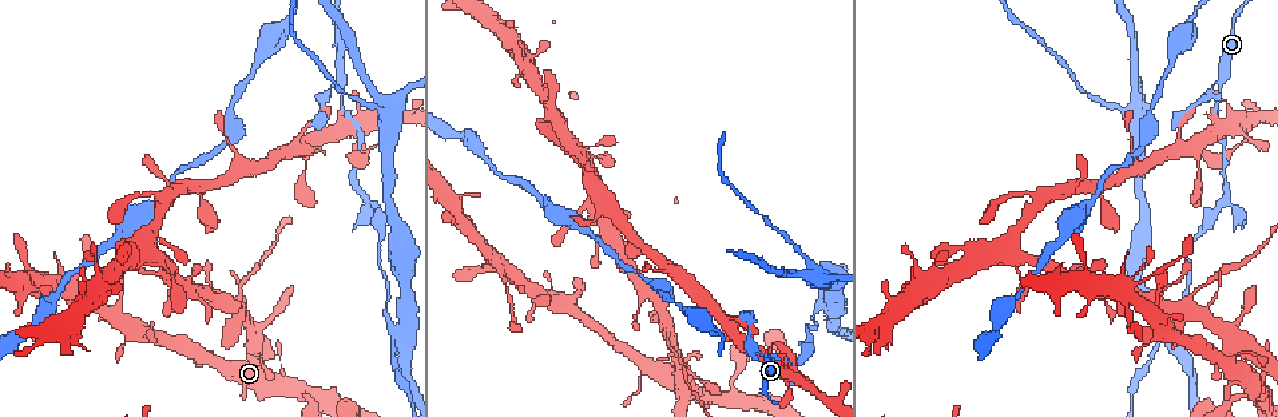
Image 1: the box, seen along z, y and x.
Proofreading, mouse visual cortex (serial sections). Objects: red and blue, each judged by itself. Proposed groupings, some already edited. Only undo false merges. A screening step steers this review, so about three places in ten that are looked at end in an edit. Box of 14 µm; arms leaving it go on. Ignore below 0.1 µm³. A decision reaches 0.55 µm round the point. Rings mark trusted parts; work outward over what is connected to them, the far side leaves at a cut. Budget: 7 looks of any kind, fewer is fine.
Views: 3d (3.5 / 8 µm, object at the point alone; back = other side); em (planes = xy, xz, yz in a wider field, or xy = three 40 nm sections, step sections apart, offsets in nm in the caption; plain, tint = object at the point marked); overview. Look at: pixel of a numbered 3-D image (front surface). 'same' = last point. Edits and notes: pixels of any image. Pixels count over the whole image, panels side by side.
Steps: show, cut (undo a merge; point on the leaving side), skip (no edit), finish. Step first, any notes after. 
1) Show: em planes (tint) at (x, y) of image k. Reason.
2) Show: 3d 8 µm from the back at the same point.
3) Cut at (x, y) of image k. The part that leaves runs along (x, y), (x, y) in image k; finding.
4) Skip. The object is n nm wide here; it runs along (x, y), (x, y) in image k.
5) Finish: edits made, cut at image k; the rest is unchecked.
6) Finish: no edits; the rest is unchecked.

Show: 3d 3.5 µm at (773, 360) of image 1. Narrows sharply.

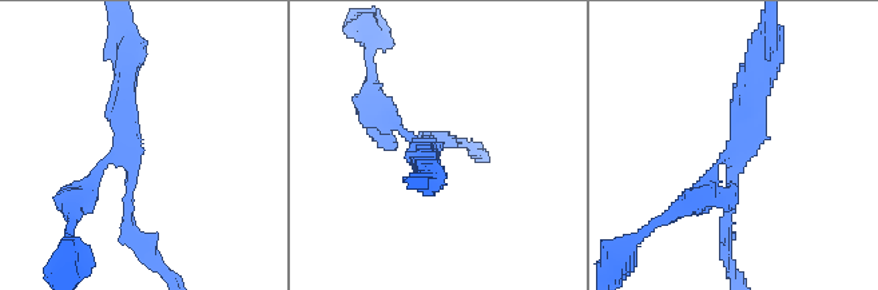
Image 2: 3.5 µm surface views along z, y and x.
Show: em planes (tint) at (128, 151) of image 2. 3 arms meet here; the arms are 100, 250, 300 nm wide.

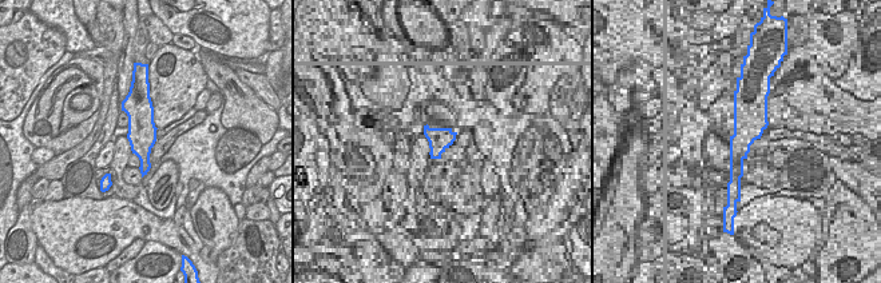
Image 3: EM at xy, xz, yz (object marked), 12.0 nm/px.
Show: em xy step 2 (tint) at the same point. Cut it another way.

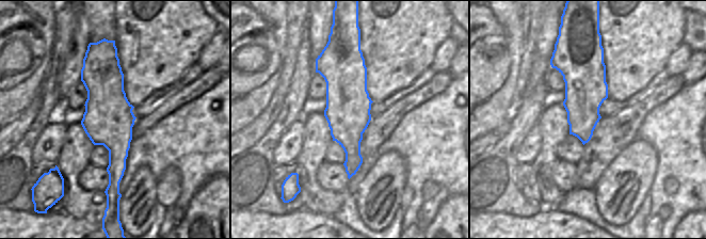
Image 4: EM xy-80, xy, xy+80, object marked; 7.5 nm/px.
Skip. It runs along (759, 66), (751, 74), (724, 238) in image 2; all the same cell.

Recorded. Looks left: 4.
Show: 3d 3.5 µm at (666, 328) of image 1. Arms part here.

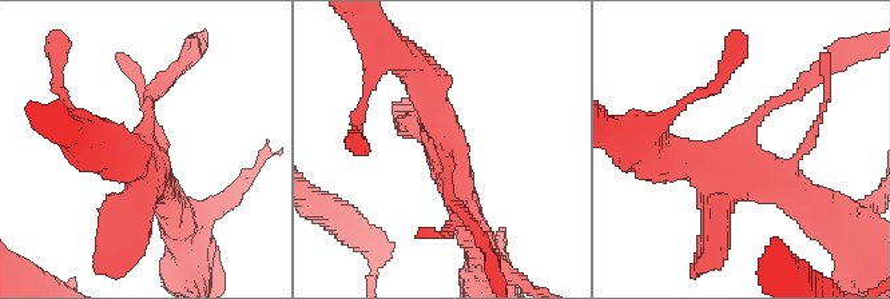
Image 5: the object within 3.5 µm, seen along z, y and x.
Show: em xy step 3 (tint) at (445, 154) of image 5.

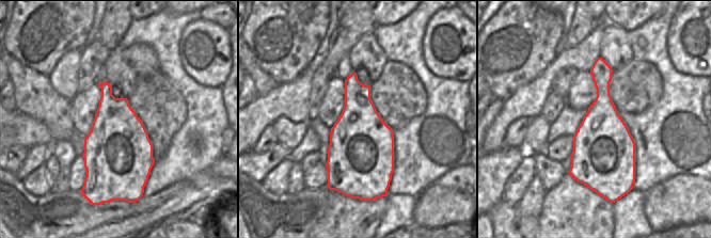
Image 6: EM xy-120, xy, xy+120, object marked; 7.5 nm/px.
Show: em xy step 5 (tint) at the same point.

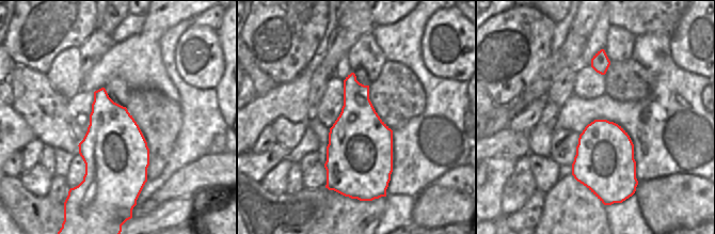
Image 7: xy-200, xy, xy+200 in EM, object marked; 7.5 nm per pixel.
Skip. It runs along (467, 215), (429, 83), (413, 66) in image 5; all the same cell.

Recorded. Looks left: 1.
Finish: no edits; the rest is unchecked.

